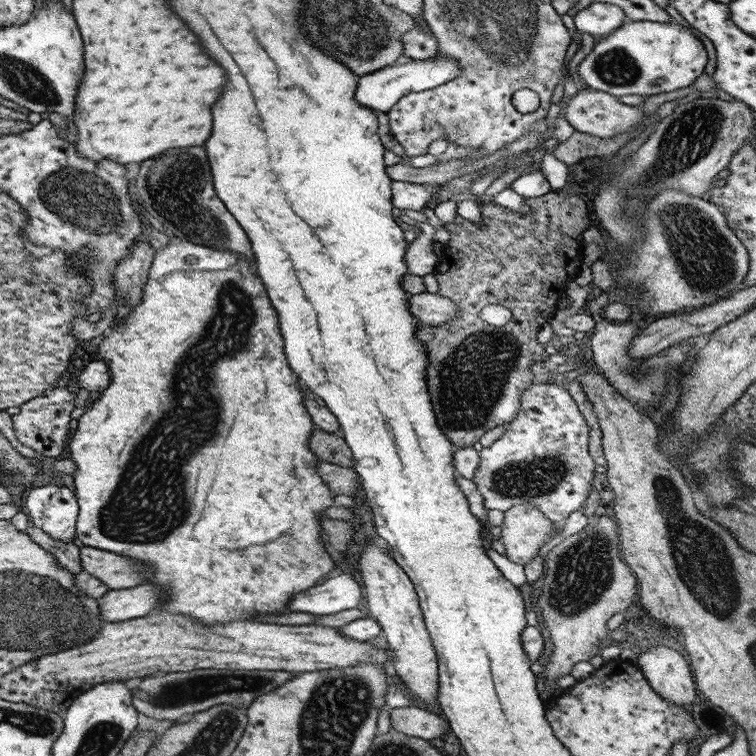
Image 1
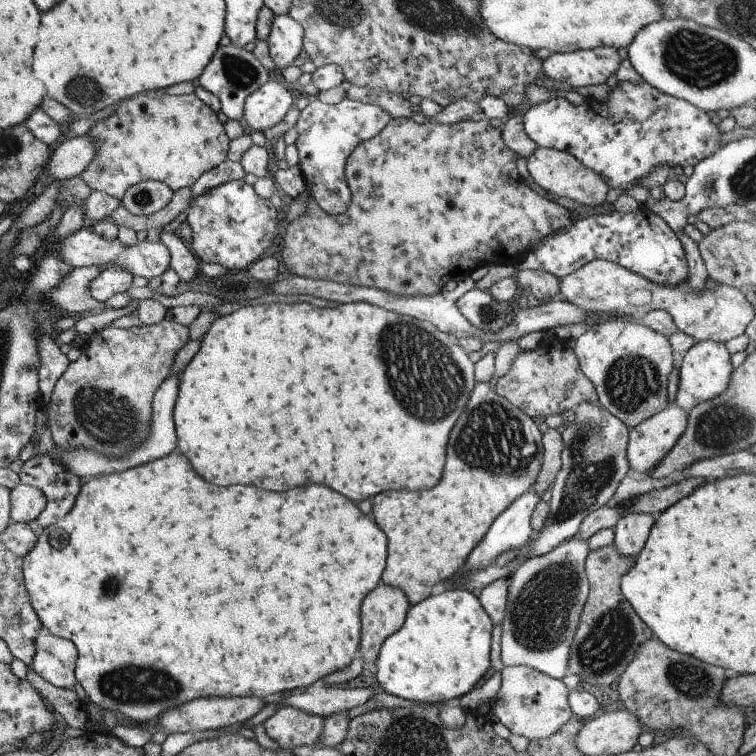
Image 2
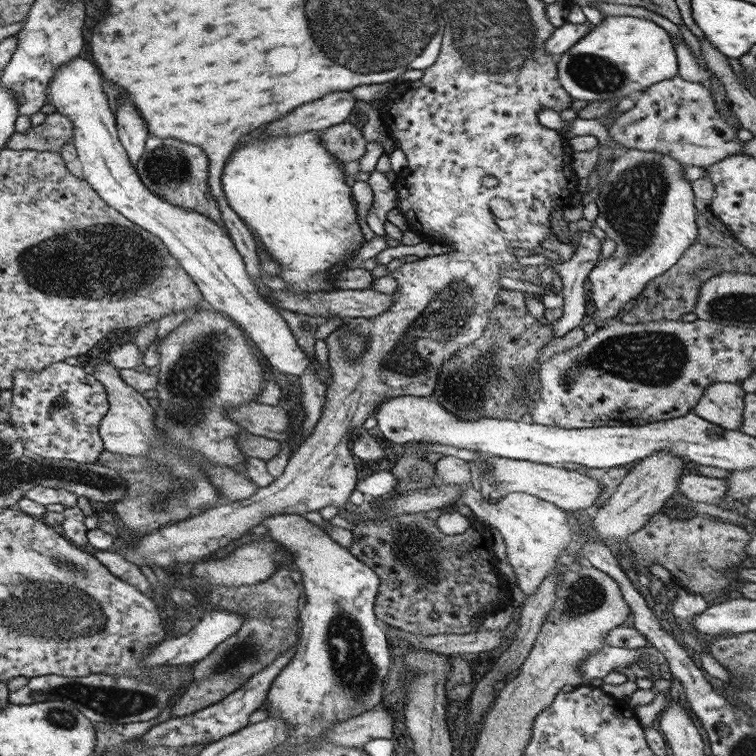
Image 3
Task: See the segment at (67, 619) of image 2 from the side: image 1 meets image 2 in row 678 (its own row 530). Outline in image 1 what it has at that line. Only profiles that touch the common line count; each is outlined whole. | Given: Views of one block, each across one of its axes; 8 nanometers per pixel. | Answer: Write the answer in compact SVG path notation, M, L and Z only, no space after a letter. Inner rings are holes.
M173 237L169 238L169 242L163 249L158 249L154 254L151 266L148 268L147 280L143 287L142 297L140 302L134 305L134 307L120 320L113 320L114 324L109 326L108 330L104 333L103 339L98 344L98 355L100 361L105 363L107 370L109 370L109 385L105 389L101 390L101 394L91 406L78 418L76 430L70 432L67 440L68 446L66 446L66 452L69 452L68 459L74 462L74 473L72 478L75 487L76 504L78 506L78 515L75 521L75 532L77 538L82 542L83 546L95 547L103 549L115 554L121 553L123 556L137 559L143 564L149 564L153 570L153 574L150 574L146 578L144 583L153 583L159 585L164 590L164 598L162 598L162 606L160 610L155 611L167 611L168 613L185 615L191 617L194 621L201 623L202 625L220 625L226 622L236 621L256 621L256 616L260 614L271 614L271 613L282 613L286 610L286 604L288 600L294 596L295 593L305 590L306 588L312 587L317 584L317 580L321 576L325 576L331 571L334 564L331 561L329 555L325 552L323 544L325 543L325 534L320 528L318 514L323 515L325 510L334 506L332 504L332 498L337 496L335 491L331 491L325 486L325 483L319 478L316 471L316 464L319 462L318 458L308 449L307 441L311 432L315 428L313 422L309 419L309 415L303 406L303 391L301 391L300 382L297 376L289 369L288 363L284 355L283 339L280 335L278 328L278 318L275 309L271 306L266 290L263 284L259 280L259 277L253 271L253 264L249 266L250 262L247 262L240 254L234 252L227 252L226 250L217 250L216 248L209 248L208 246L199 246L192 242L181 240L180 238Z

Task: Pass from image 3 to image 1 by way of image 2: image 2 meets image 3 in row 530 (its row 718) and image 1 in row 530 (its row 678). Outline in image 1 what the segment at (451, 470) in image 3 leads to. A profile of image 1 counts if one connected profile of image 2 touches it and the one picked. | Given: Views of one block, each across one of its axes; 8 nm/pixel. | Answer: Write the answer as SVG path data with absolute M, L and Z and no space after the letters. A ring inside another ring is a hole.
M517 504L505 509L500 523L500 542L505 556L515 564L529 564L550 540L554 522L535 506Z

